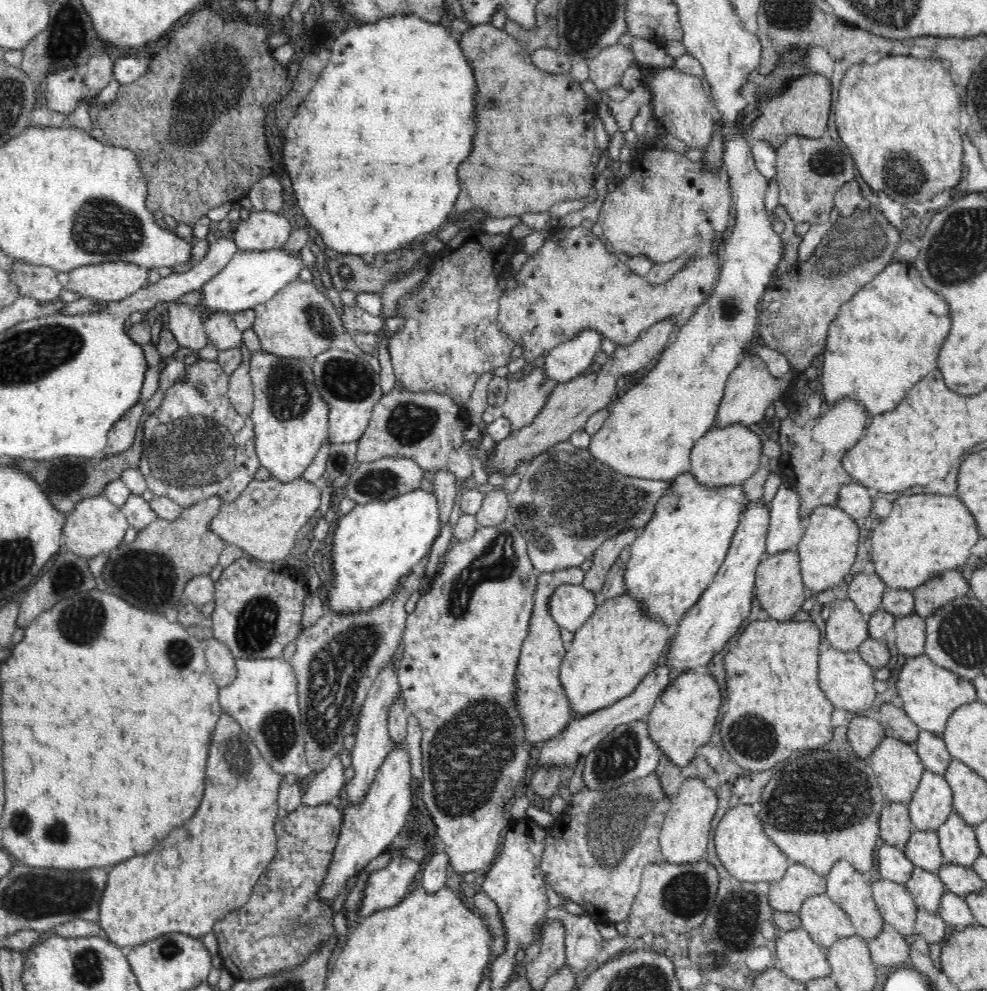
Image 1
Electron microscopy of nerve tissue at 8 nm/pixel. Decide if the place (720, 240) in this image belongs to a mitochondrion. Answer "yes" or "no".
no

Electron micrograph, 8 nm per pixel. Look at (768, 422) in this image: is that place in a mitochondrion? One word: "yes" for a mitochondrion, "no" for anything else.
no

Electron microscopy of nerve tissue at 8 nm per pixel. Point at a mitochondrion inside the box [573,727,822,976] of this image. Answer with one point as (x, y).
(739, 914)

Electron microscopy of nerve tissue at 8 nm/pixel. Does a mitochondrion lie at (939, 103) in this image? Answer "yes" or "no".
no

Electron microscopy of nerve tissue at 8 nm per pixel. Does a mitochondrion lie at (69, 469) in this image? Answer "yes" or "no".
no

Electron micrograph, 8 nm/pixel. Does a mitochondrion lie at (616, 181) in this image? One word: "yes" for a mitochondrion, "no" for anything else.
no

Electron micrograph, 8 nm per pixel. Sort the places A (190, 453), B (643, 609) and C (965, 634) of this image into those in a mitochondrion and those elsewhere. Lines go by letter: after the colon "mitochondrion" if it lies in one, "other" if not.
A: mitochondrion
B: other
C: mitochondrion

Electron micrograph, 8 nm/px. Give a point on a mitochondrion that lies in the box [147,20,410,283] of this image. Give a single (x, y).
(216, 72)

